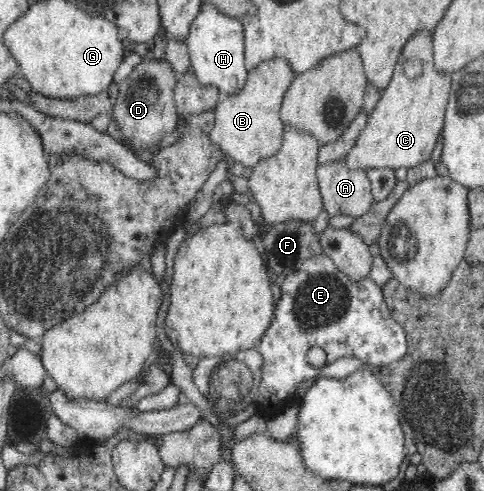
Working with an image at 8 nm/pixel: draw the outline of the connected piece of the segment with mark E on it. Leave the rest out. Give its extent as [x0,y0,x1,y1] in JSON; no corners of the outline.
[256,252,406,416]

